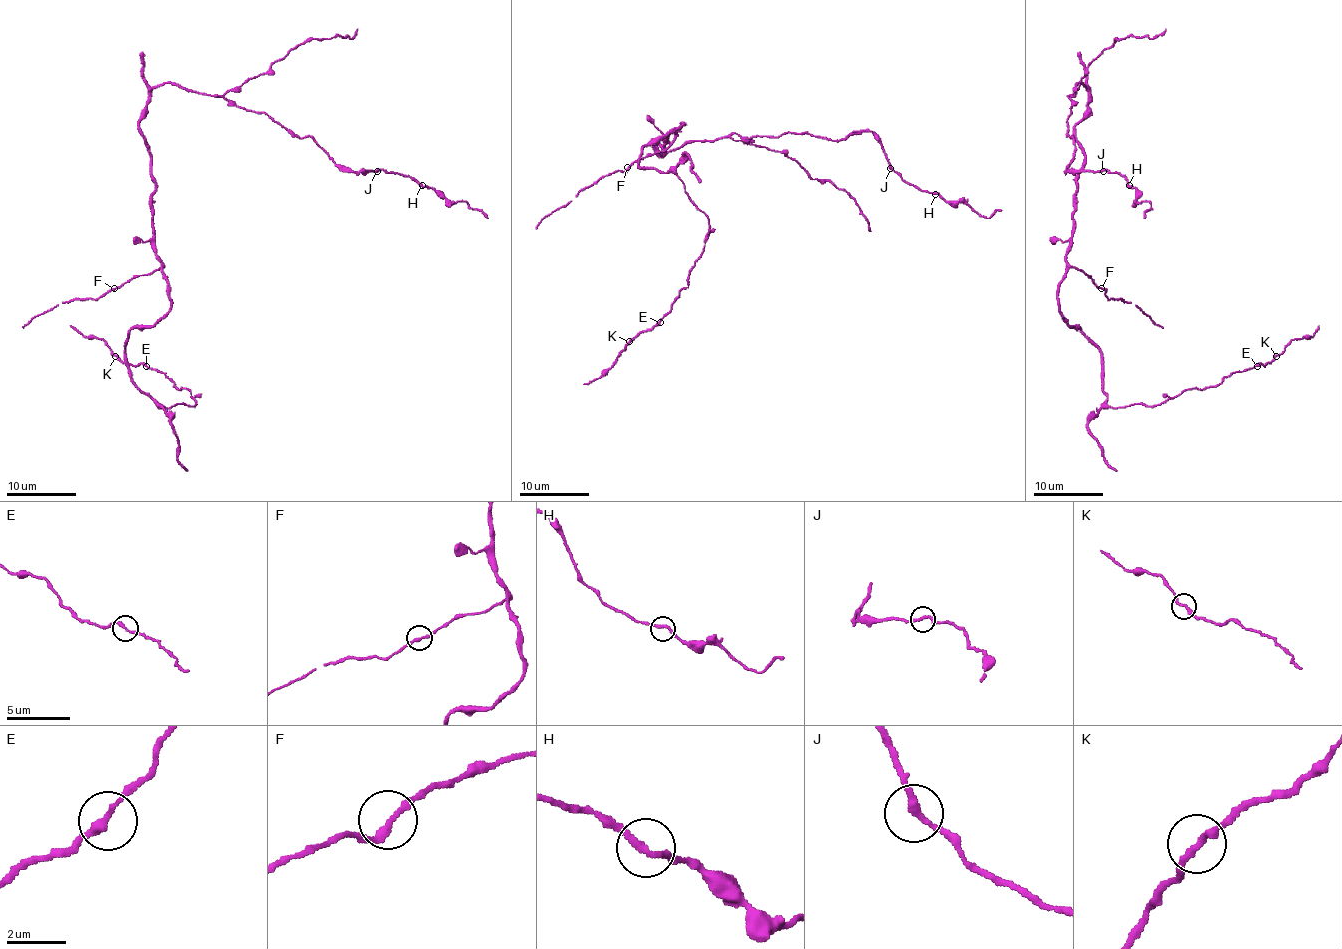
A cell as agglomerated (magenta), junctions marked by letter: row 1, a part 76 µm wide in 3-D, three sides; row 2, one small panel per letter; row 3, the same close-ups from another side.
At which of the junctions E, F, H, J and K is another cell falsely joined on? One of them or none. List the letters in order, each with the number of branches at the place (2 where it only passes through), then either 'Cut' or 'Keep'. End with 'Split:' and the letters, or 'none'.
E: Branches: 2. Keep
F: Branches: 2. Keep
H: Branches: 2. Keep
J: Branches: 2. Keep
K: Branches: 2. Keep
Split: none

